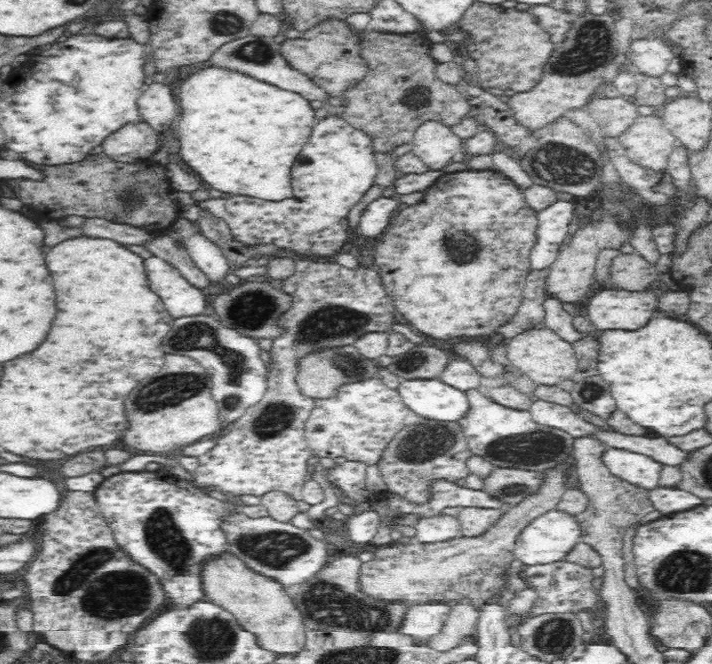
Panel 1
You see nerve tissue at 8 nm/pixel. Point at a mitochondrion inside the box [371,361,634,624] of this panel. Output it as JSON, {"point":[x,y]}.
{"point":[539,446]}

